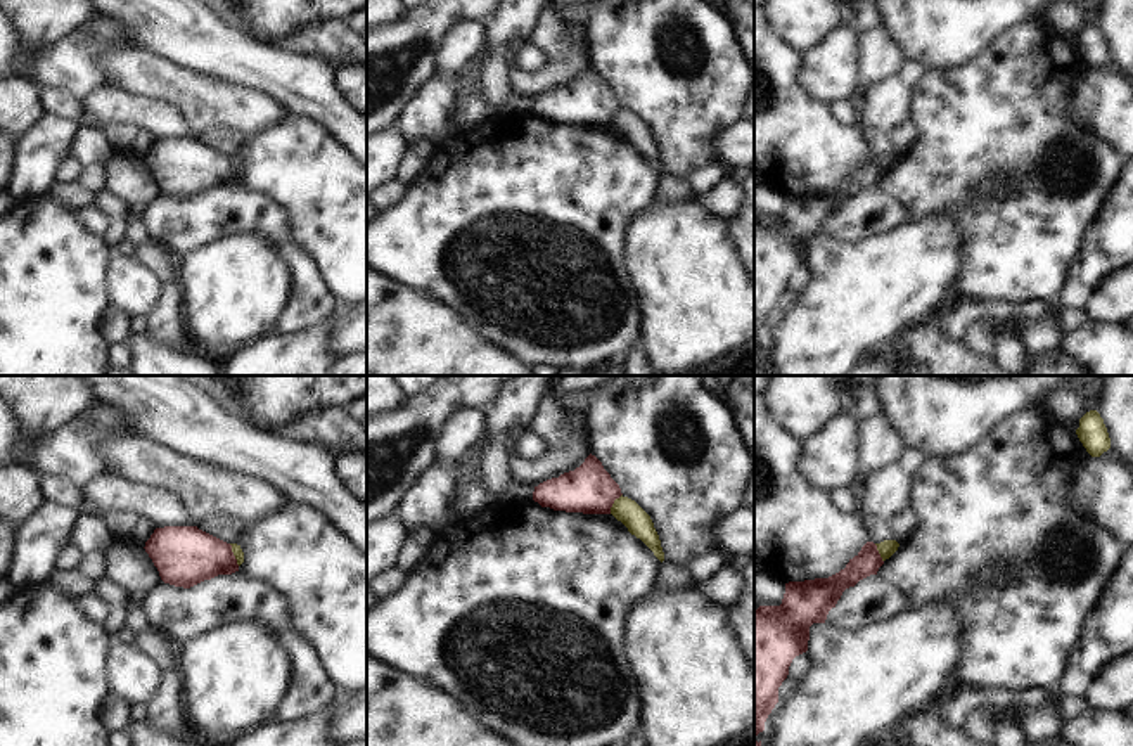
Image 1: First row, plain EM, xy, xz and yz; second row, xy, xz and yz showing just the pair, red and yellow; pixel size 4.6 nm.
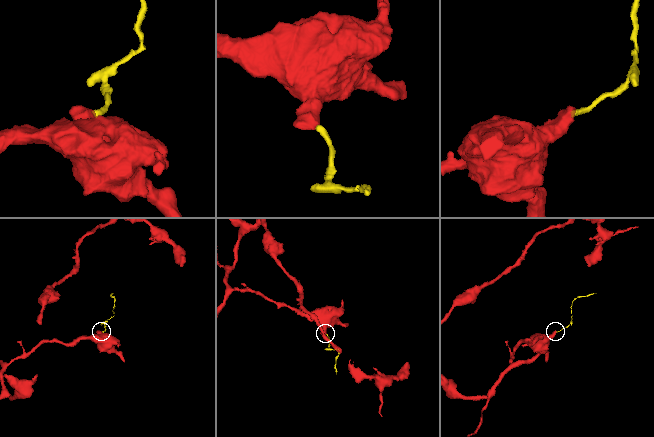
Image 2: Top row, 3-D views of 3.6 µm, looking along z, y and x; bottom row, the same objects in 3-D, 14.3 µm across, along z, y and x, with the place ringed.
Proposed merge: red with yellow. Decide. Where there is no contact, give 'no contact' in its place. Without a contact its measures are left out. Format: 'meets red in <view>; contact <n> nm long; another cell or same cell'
meets red in xy; contact 120 nm long; another cell

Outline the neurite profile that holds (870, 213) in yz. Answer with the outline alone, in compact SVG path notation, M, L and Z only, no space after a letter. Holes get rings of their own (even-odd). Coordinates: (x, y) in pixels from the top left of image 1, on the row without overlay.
M879 187L860 192L842 204L837 216L829 223L825 235L846 242L889 234L910 222L906 209Z

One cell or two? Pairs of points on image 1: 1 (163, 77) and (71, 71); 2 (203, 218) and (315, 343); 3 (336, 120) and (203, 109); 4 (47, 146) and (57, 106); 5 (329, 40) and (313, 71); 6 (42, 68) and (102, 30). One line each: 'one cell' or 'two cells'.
1: two cells
2: two cells
3: two cells
4: two cells
5: two cells
6: one cell

